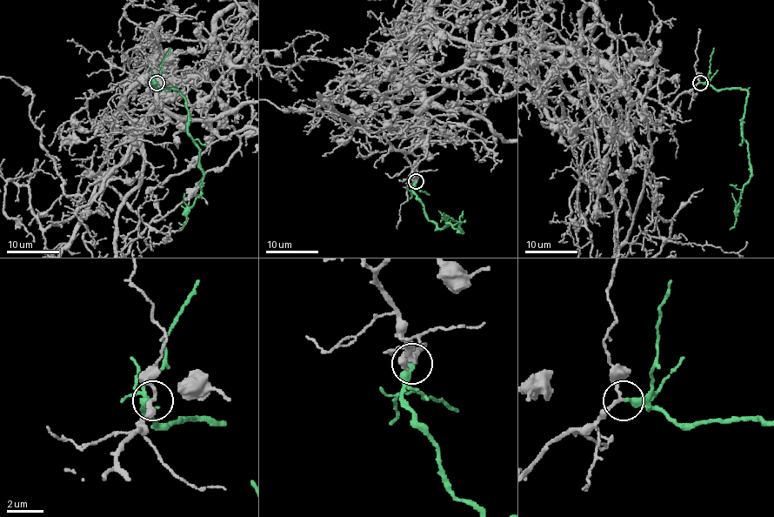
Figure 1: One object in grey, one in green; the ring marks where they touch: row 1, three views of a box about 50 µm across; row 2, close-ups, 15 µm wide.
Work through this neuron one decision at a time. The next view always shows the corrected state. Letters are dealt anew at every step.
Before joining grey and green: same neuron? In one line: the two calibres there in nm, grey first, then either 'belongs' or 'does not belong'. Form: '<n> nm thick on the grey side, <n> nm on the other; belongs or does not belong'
200 nm thick on the grey side, 320 nm on the other; belongs

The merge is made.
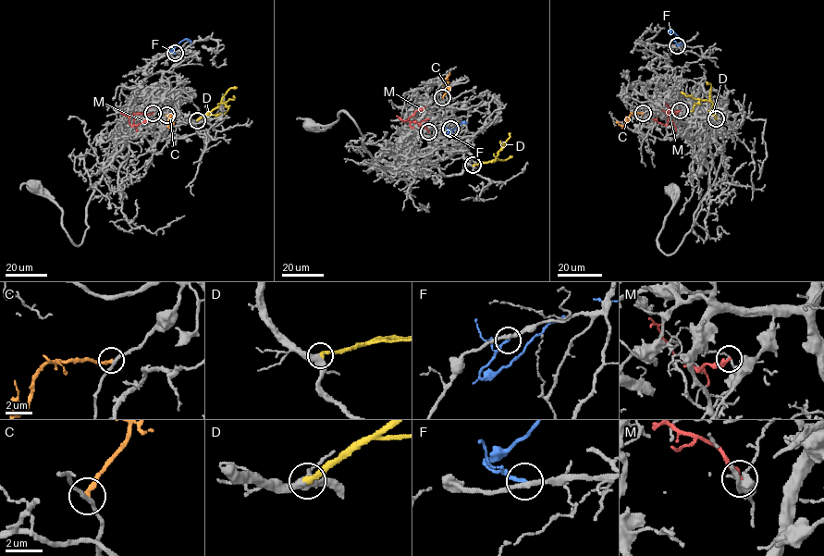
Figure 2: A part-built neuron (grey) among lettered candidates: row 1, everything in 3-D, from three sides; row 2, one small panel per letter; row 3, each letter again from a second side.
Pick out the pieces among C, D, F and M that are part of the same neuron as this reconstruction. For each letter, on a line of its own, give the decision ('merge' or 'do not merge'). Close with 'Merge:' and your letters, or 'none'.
C: do not merge
D: merge
F: do not merge
M: do not merge
Merge: D

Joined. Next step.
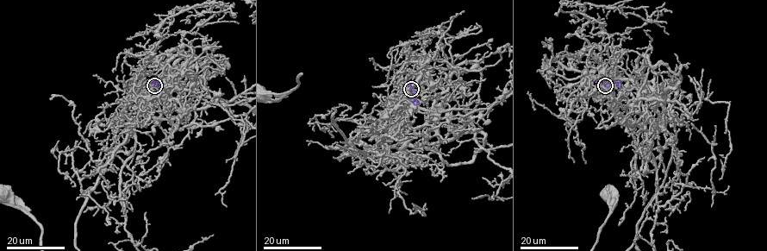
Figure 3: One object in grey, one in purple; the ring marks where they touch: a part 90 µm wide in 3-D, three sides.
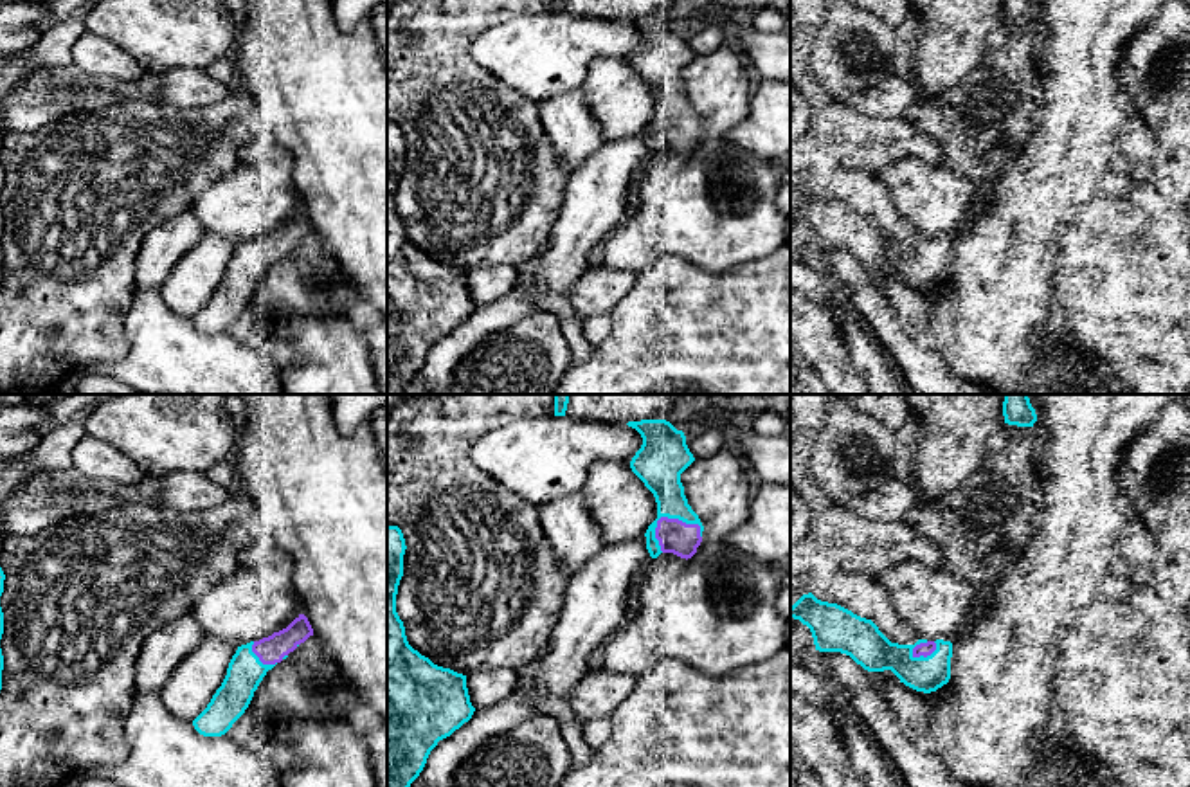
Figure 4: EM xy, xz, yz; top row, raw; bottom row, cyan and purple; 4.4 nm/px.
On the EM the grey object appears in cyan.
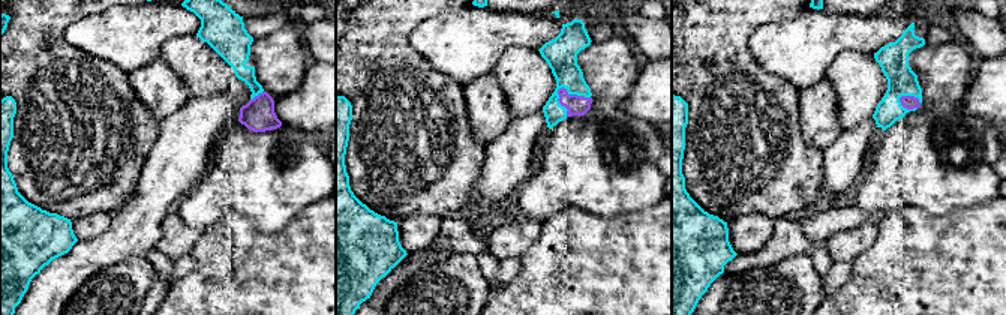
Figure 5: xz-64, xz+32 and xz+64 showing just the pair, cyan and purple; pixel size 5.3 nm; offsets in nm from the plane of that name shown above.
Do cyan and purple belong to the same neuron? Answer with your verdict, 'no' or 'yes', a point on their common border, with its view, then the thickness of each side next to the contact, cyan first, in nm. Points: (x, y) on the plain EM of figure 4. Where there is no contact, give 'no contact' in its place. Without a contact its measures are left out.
yes | xz (683, 117) | 180/150 nm

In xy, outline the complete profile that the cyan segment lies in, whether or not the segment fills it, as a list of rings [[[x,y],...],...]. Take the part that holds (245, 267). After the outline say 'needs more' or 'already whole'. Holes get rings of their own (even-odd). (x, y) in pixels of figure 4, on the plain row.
[[[299,211],[286,225],[238,243],[221,283],[193,317],[194,326],[203,333],[225,331],[248,304],[266,268],[310,232],[313,232],[311,222],[304,211]]] | needs more

